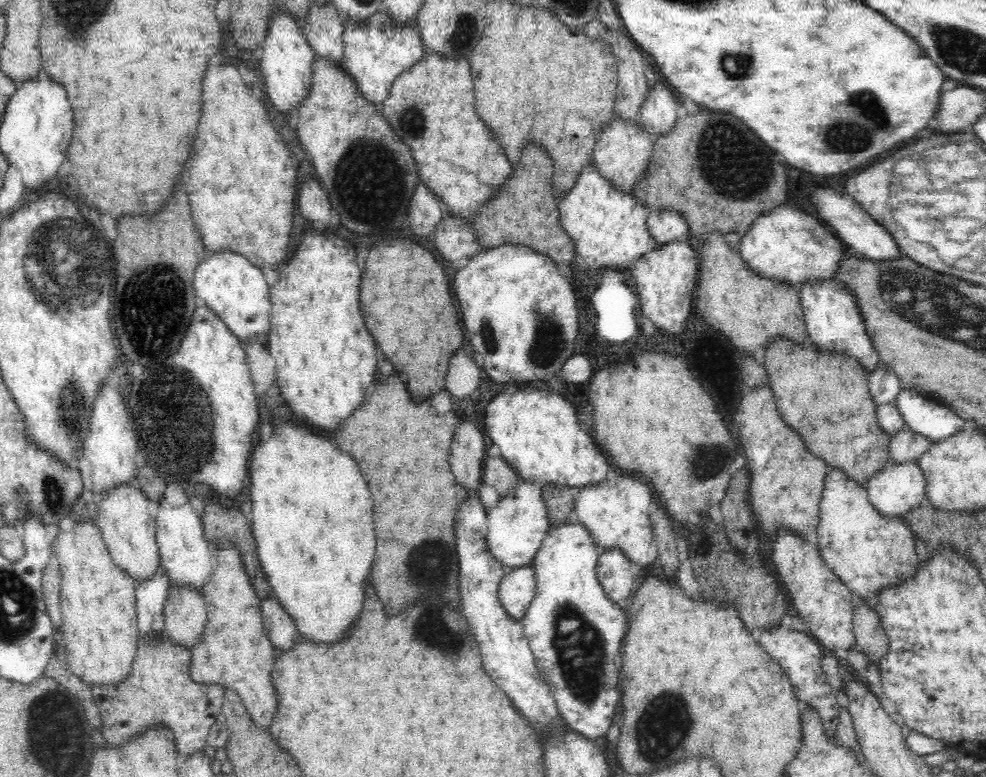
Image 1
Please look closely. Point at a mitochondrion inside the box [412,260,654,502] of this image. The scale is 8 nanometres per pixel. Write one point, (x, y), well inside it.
(544, 347)

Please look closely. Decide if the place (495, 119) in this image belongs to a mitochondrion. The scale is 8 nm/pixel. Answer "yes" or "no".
no

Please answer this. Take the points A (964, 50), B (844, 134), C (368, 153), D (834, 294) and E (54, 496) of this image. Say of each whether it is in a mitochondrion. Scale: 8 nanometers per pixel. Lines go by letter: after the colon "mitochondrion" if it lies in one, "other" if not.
A: mitochondrion
B: mitochondrion
C: mitochondrion
D: other
E: mitochondrion

